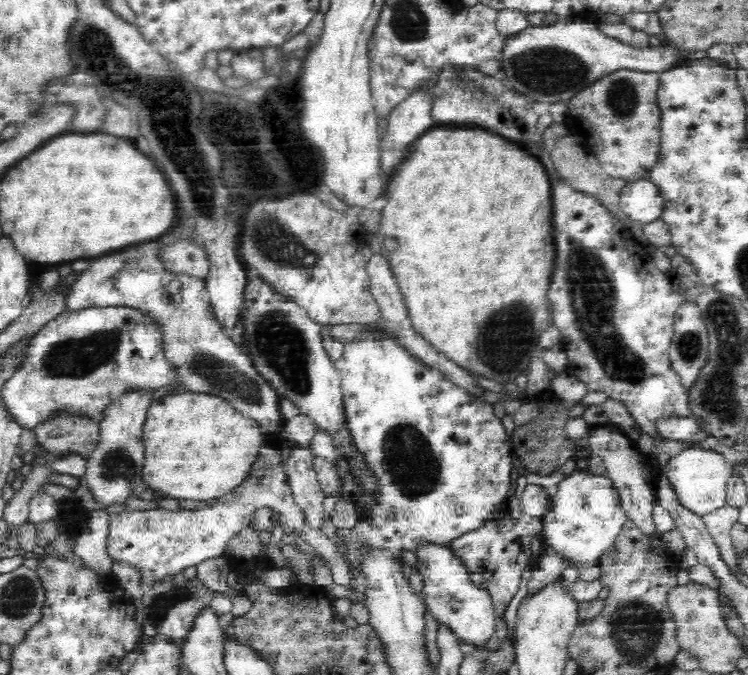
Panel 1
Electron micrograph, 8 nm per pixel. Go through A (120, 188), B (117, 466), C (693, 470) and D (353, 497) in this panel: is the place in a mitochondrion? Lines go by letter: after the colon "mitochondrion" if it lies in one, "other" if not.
A: other
B: mitochondrion
C: other
D: other

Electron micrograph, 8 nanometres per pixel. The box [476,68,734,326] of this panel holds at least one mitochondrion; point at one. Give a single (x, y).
(622, 97)

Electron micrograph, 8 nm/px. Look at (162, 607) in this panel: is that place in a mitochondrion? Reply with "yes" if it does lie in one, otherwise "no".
yes

